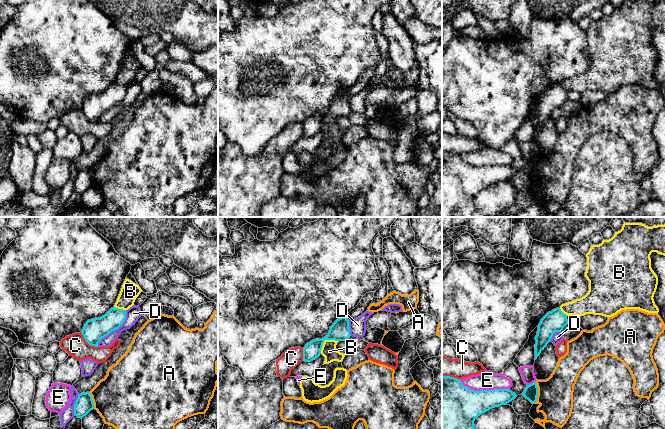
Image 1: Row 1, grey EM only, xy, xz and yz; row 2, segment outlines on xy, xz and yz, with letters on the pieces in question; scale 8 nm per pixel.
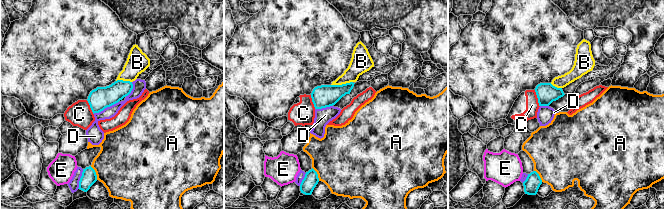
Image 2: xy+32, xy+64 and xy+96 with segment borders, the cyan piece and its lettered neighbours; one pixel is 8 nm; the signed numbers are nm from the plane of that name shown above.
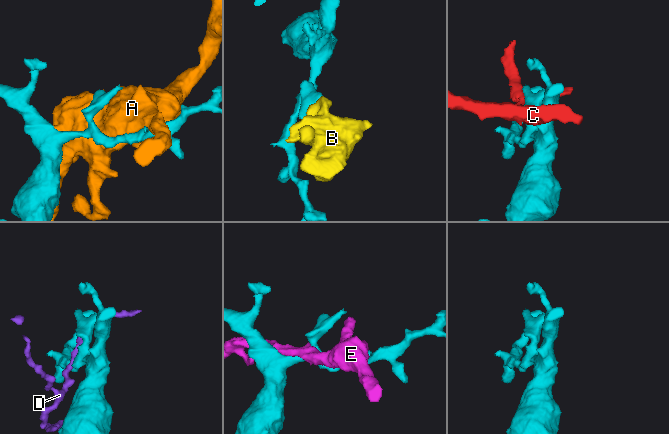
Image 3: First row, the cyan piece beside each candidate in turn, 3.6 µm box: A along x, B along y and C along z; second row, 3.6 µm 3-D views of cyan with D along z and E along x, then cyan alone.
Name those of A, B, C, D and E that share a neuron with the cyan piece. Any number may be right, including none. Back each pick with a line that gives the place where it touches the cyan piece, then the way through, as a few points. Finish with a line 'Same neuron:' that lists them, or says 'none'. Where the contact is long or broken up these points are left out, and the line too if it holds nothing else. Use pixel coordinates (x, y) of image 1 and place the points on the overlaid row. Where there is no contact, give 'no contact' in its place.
Same neuron: none

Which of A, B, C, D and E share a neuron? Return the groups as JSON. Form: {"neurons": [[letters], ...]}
{"neurons": [["A"], ["B", "E"], ["C"], ["D"]]}

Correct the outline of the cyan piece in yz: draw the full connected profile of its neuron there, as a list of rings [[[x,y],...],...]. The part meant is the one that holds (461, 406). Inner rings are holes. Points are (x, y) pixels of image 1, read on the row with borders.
[[[442,376],[442,429],[475,429],[474,421],[492,408],[506,405],[517,395],[509,389],[474,391],[464,386],[460,379]]]

